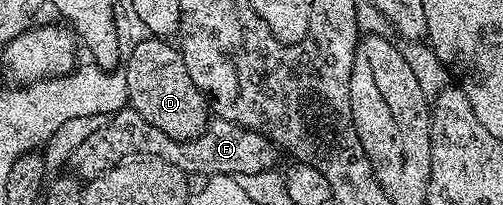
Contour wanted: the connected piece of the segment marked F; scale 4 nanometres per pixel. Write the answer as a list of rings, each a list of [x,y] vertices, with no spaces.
[[[128,106],[114,113],[107,119],[105,126],[101,126],[101,130],[93,130],[93,134],[89,134],[89,138],[85,138],[85,142],[81,142],[77,150],[73,150],[69,168],[80,181],[86,182],[96,180],[124,160],[141,156],[155,156],[159,160],[169,162],[169,166],[177,166],[177,170],[187,173],[188,177],[206,178],[270,172],[276,167],[275,163],[278,162],[279,156],[281,157],[281,152],[268,136],[218,118],[212,119],[207,129],[197,138],[169,138],[169,134],[157,130],[153,122],[145,122],[141,114],[137,114]]]

